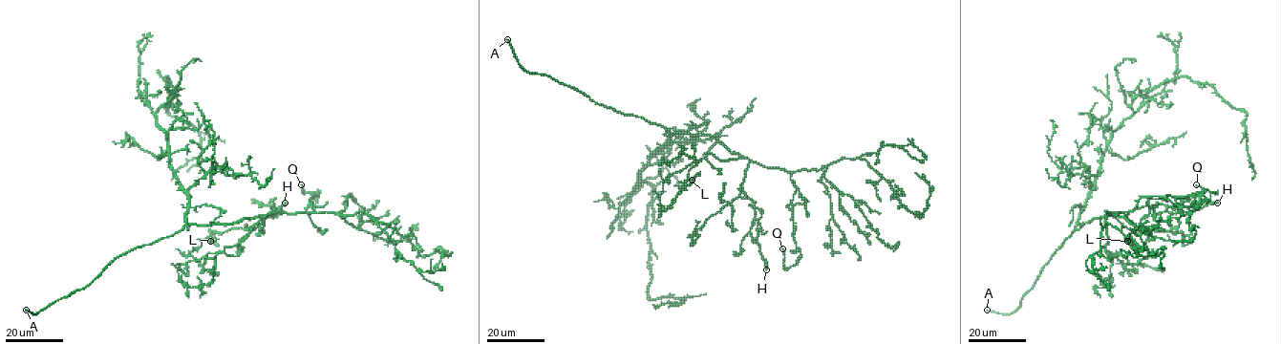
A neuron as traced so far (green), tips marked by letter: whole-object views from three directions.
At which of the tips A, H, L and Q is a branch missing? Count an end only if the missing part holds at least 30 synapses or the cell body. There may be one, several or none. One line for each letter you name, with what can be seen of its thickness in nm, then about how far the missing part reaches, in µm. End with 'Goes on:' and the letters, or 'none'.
A: 300 nm | 25 µm
Goes on: A

